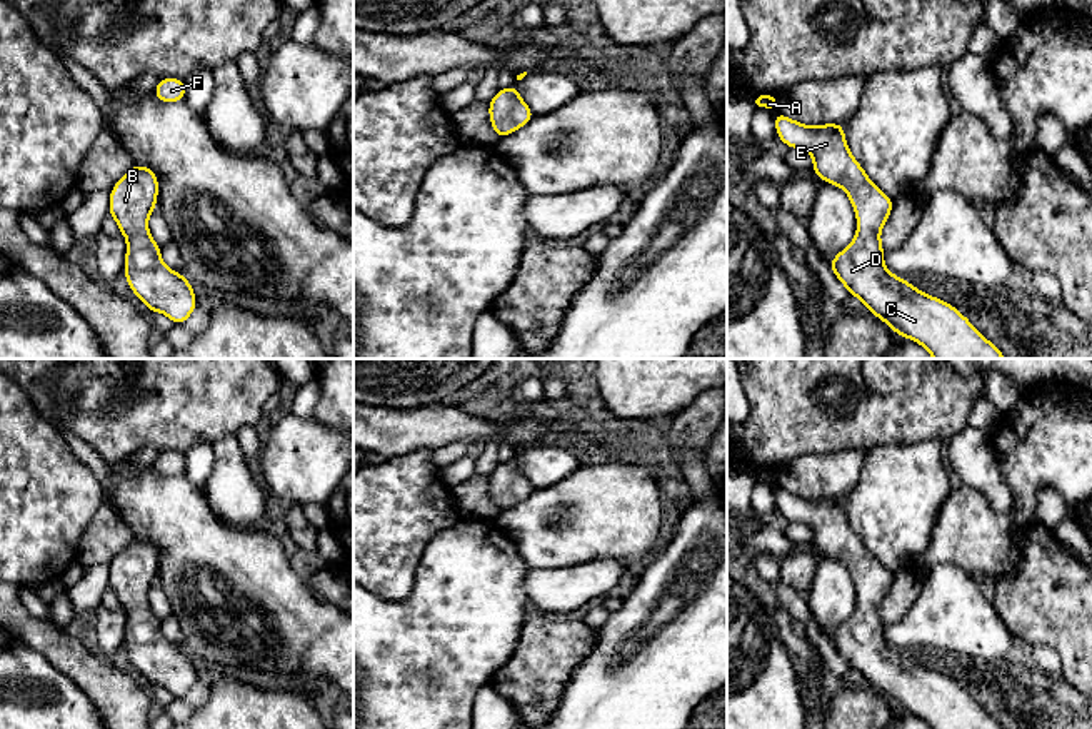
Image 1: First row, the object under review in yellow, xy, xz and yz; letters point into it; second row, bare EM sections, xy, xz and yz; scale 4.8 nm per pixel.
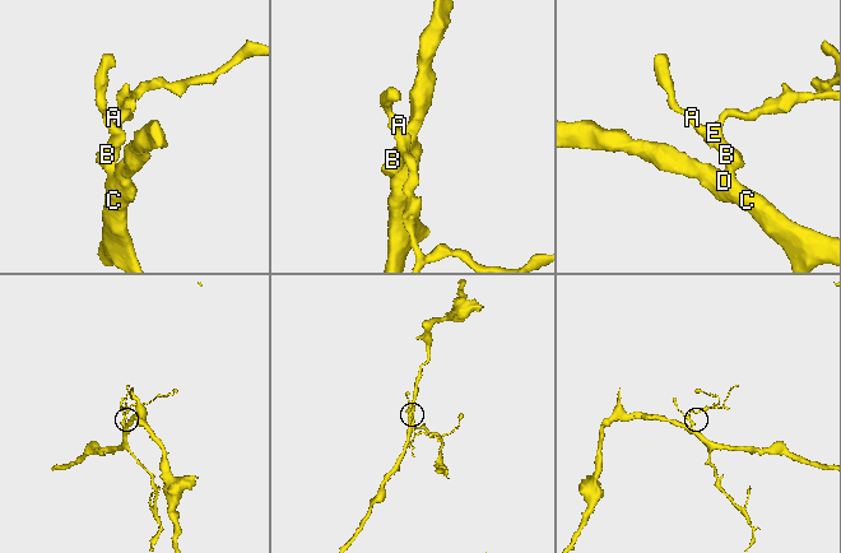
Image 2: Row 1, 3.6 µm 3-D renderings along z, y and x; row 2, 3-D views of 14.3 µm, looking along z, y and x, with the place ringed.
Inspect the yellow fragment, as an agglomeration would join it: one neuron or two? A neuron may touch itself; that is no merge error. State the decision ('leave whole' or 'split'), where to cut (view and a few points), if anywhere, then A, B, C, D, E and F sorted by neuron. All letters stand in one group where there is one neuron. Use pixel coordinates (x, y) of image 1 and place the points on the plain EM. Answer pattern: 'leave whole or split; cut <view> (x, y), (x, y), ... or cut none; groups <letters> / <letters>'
leave whole; cut none; groups A B C D E F

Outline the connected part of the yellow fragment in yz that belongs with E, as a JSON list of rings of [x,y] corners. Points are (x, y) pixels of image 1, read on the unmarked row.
[[[784,489],[774,490],[777,510],[789,522],[807,524],[814,532],[812,545],[825,557],[845,564],[857,591],[857,607],[849,621],[840,624],[829,641],[845,659],[850,669],[860,672],[870,687],[884,694],[895,709],[920,717],[932,729],[1004,729],[987,714],[952,677],[925,667],[910,659],[909,654],[890,647],[884,639],[884,621],[880,604],[894,582],[894,572],[887,571],[865,547],[862,539],[849,525],[844,509],[845,497],[804,499]]]

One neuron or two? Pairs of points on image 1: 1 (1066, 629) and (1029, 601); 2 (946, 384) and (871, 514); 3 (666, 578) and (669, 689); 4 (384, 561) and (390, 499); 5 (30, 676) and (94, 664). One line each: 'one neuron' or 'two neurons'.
1: one neuron
2: two neurons
3: one neuron
4: one neuron
5: two neurons

